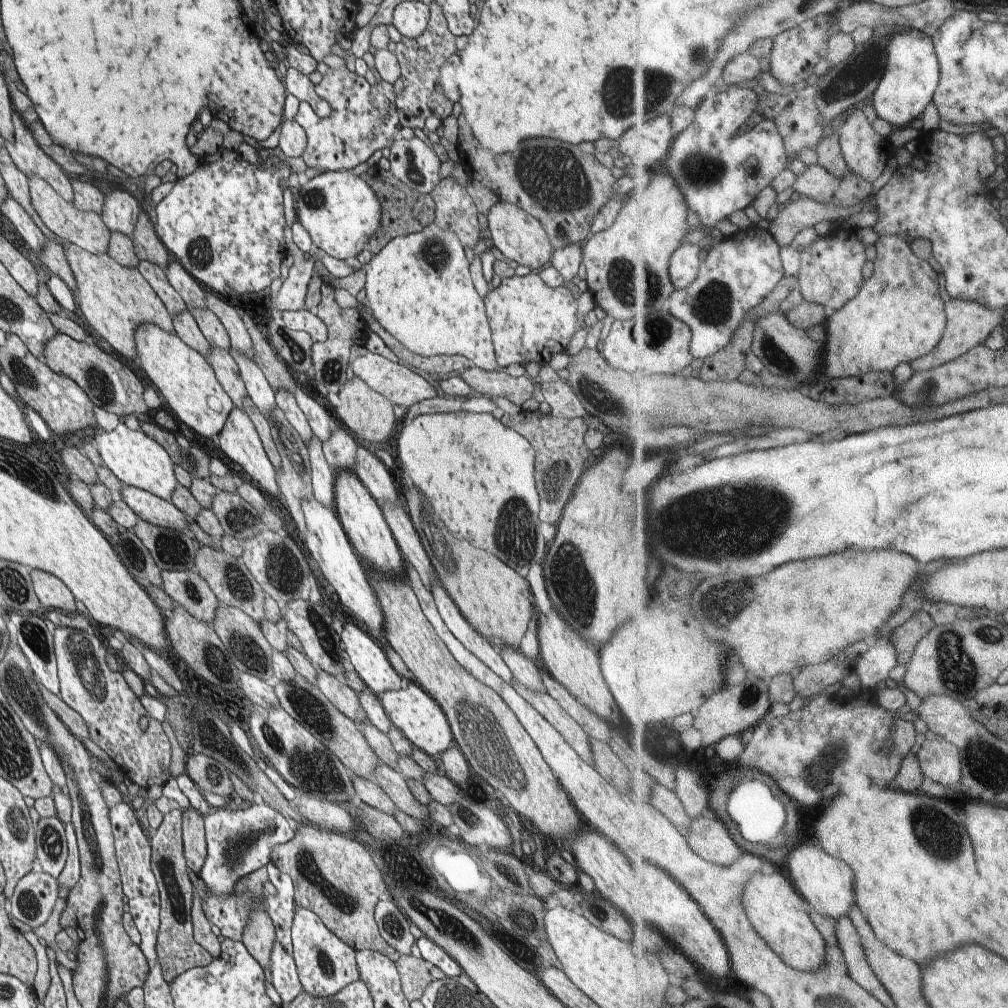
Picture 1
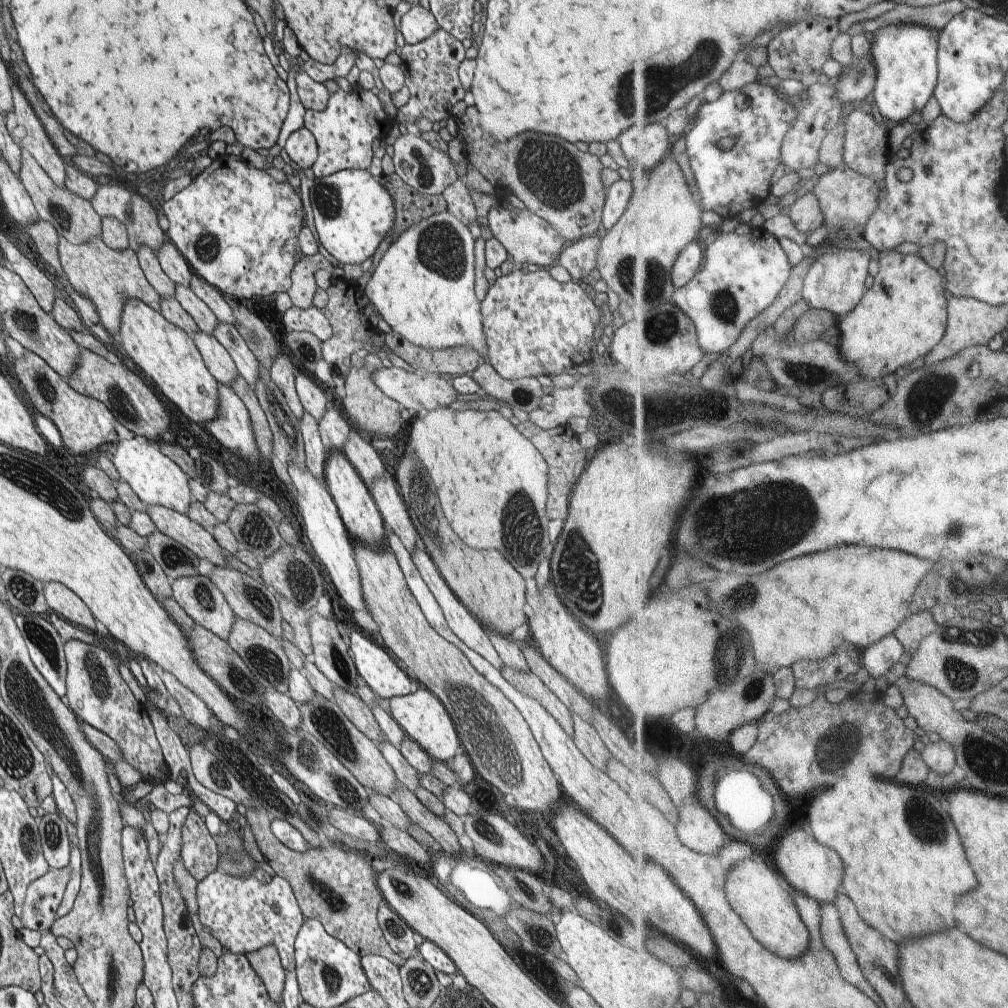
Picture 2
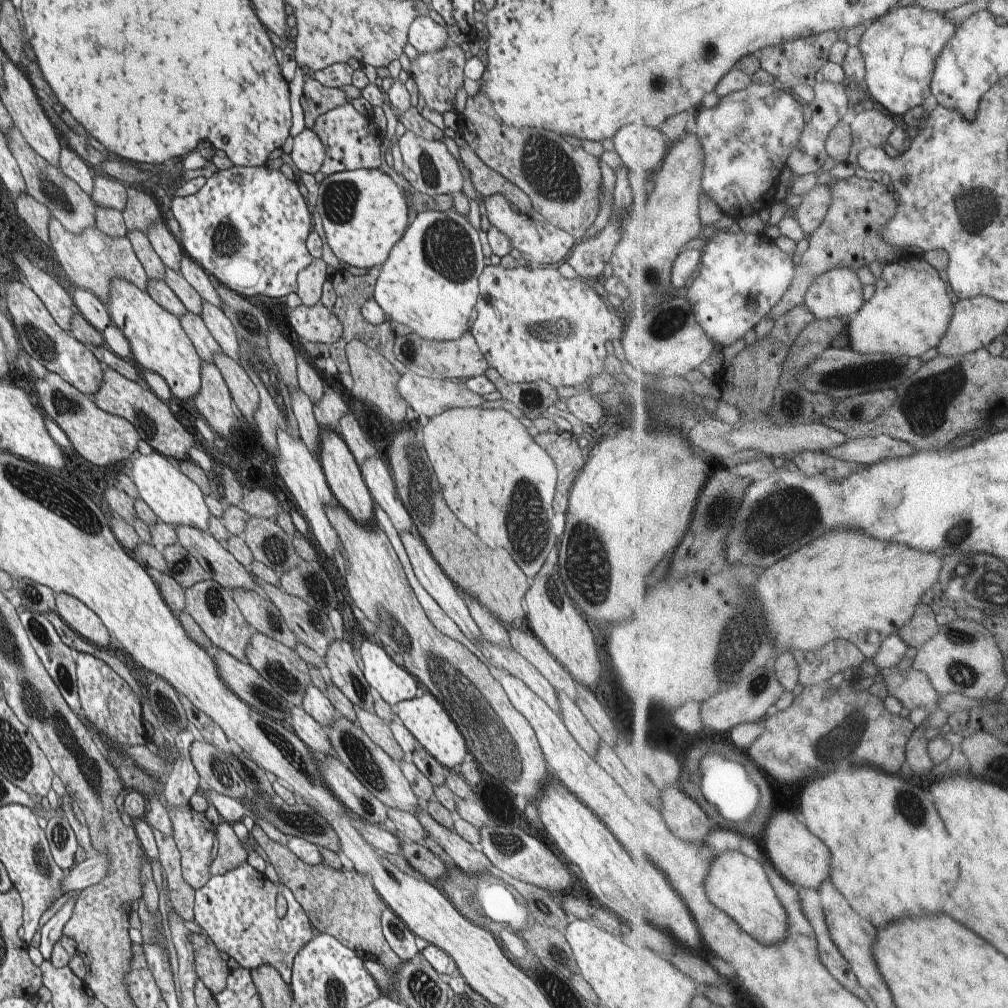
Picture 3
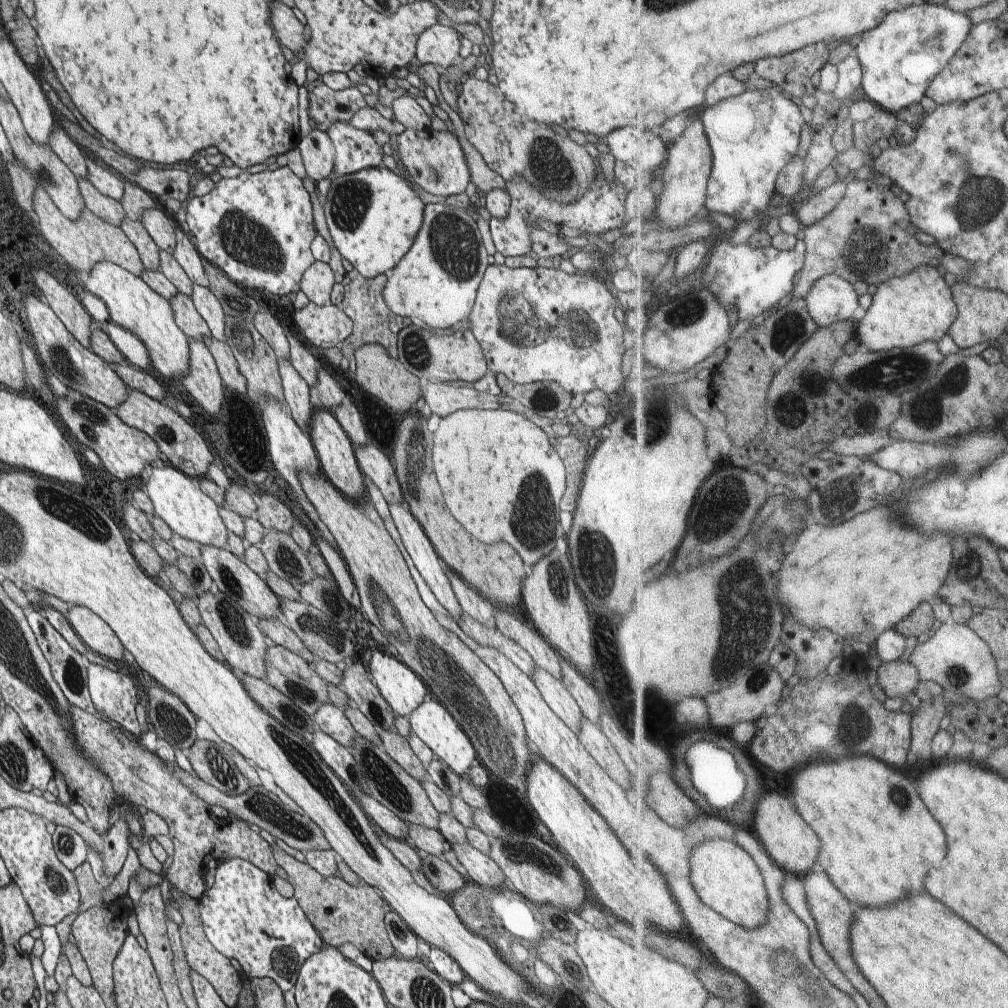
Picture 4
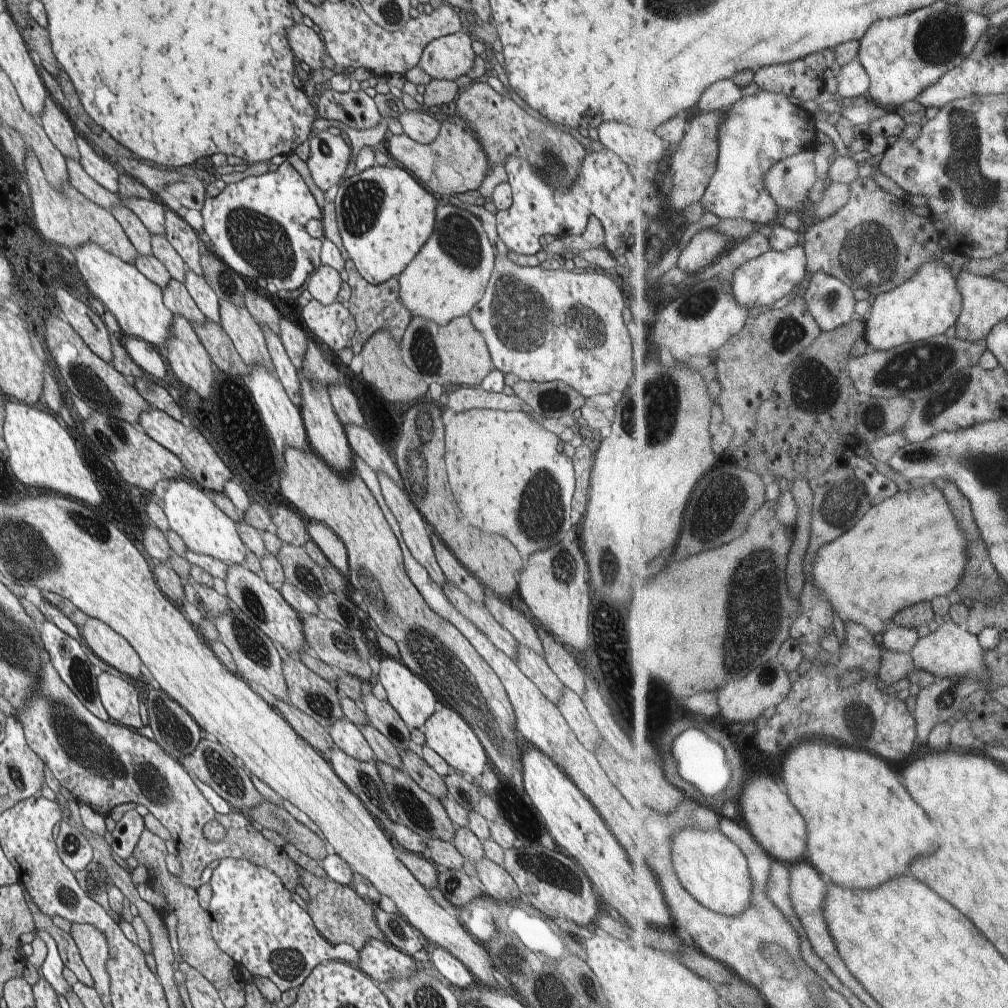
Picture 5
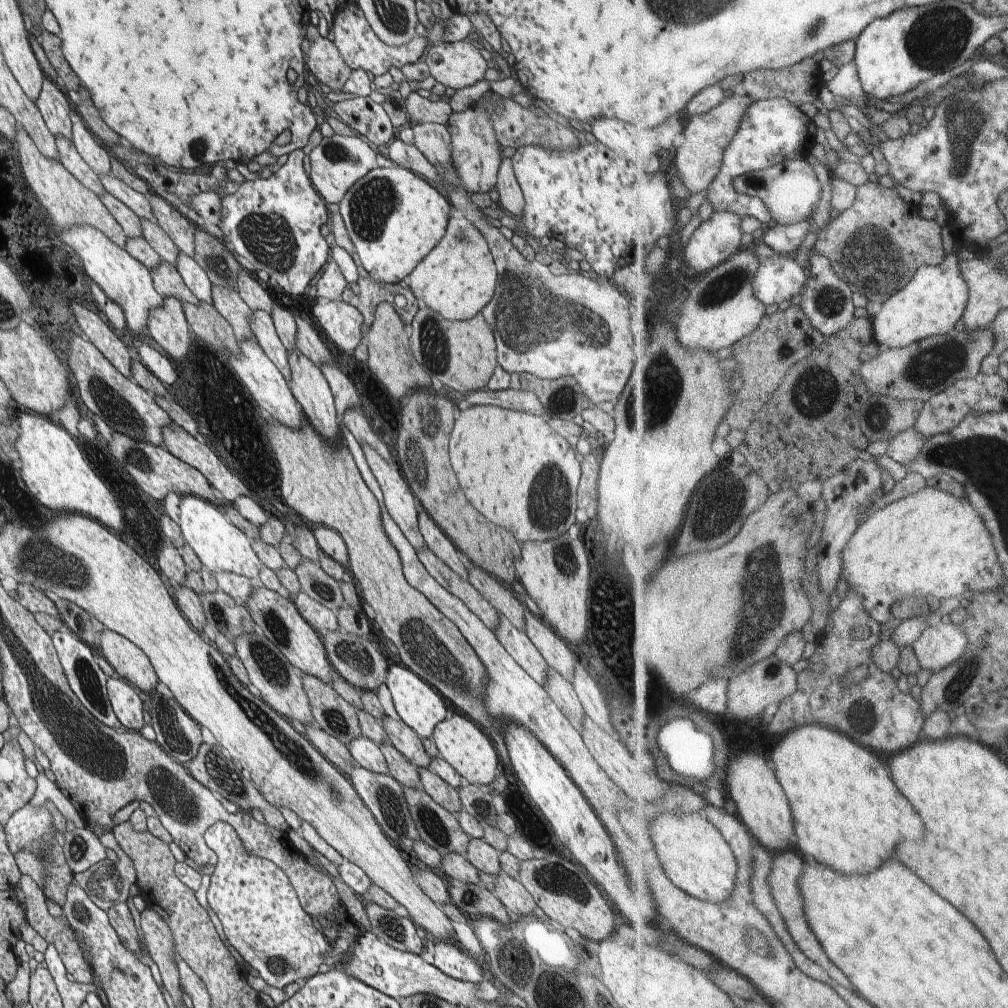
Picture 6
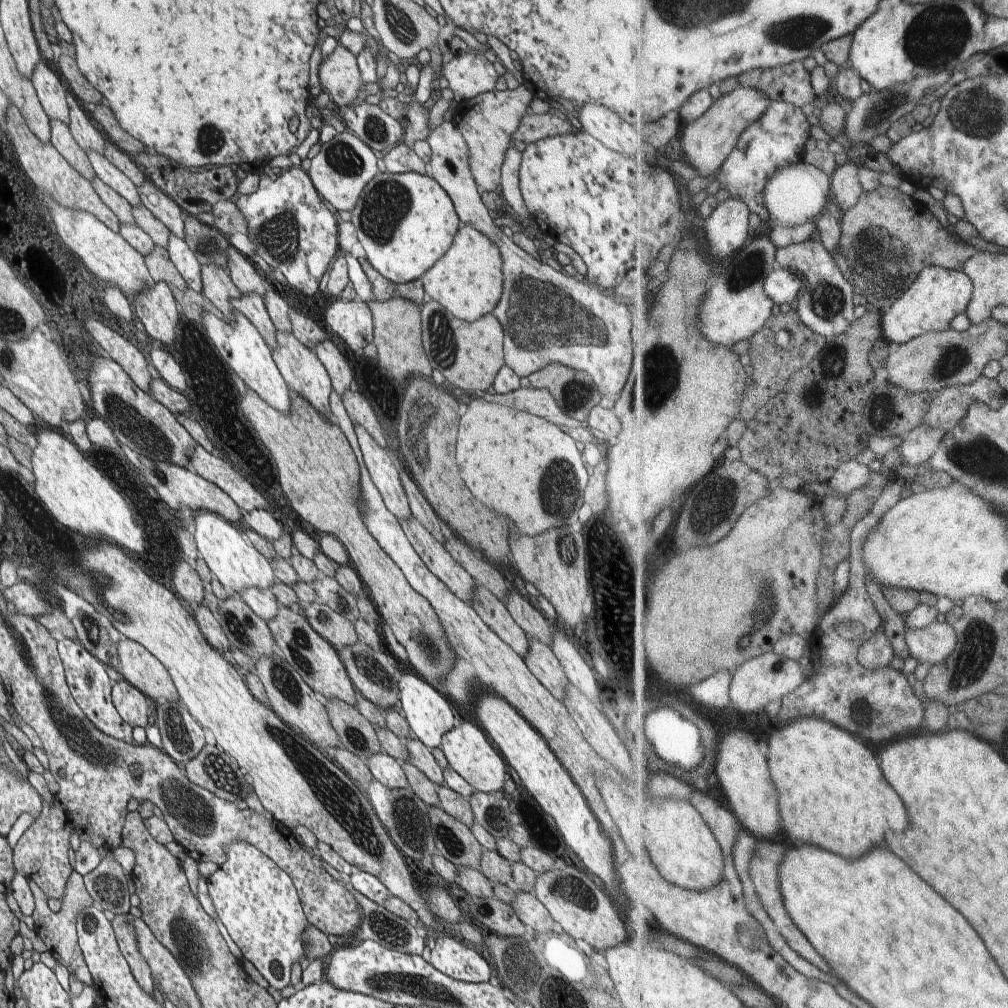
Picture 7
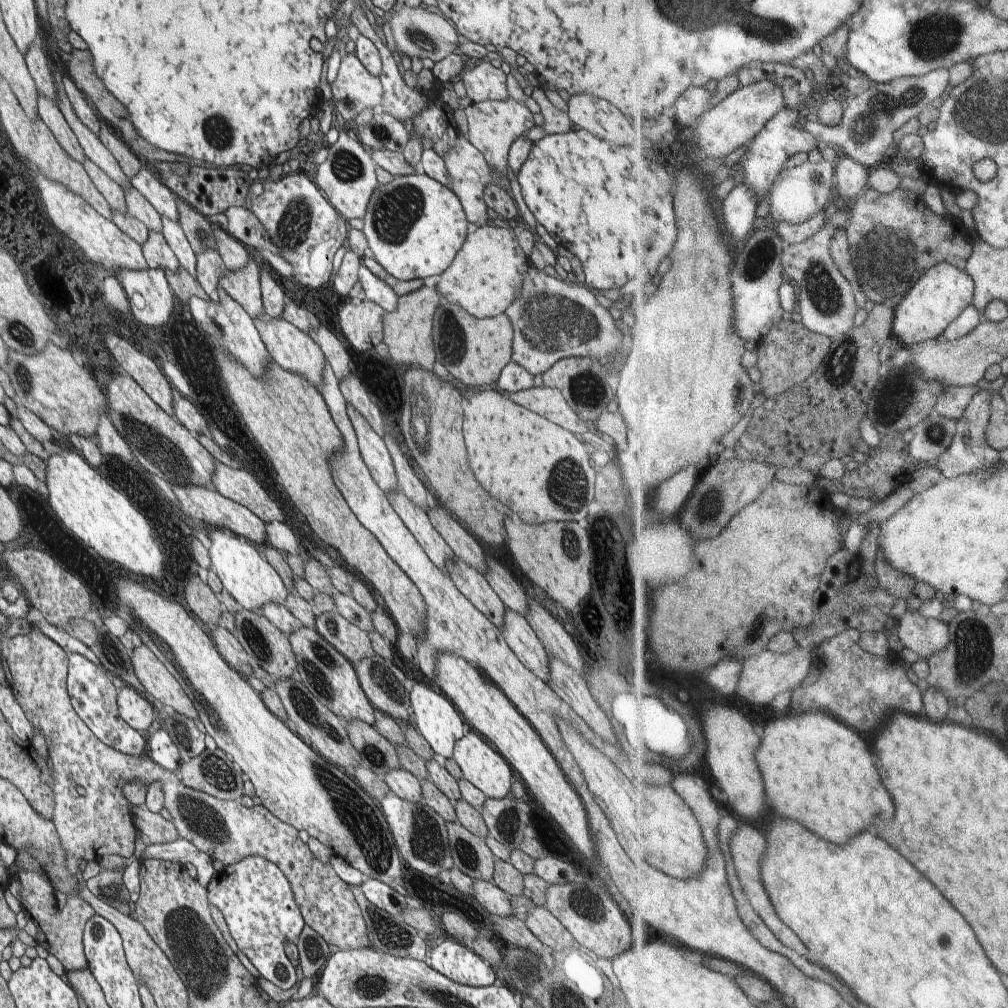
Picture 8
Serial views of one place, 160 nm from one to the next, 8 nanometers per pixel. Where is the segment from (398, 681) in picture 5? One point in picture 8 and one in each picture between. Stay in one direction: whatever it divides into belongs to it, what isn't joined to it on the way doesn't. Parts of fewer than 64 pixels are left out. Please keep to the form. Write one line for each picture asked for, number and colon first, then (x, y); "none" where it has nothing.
6: (418, 705)
7: (430, 714)
8: (438, 720)

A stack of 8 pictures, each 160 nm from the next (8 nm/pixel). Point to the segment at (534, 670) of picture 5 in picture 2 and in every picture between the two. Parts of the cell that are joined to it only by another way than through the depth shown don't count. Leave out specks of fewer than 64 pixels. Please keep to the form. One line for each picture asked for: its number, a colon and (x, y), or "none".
2: (586, 738)
3: (571, 716)
4: (556, 695)

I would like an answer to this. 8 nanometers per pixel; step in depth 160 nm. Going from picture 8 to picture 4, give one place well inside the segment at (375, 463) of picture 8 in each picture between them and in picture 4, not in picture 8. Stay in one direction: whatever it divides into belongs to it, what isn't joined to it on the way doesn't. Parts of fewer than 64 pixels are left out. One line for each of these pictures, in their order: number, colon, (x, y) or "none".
4: (422, 553)
5: (414, 531)
6: (400, 502)
7: (382, 466)

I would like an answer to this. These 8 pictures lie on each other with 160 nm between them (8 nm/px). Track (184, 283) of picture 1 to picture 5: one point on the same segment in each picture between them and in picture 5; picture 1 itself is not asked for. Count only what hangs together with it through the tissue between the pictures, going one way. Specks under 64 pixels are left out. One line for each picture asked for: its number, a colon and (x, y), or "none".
2: (174, 265)
3: (164, 243)
4: (162, 230)
5: (152, 213)

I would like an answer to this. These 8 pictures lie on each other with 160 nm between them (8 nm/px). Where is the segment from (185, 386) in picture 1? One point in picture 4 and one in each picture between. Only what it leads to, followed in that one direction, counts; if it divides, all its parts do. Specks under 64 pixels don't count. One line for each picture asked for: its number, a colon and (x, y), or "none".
2: (165, 353)
3: (158, 342)
4: (132, 305)

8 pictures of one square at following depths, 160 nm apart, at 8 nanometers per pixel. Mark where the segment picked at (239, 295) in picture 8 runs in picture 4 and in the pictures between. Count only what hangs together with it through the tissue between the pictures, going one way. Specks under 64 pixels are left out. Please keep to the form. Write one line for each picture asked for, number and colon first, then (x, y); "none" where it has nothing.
4: (296, 391)
5: (288, 375)
6: (261, 322)
7: (252, 305)

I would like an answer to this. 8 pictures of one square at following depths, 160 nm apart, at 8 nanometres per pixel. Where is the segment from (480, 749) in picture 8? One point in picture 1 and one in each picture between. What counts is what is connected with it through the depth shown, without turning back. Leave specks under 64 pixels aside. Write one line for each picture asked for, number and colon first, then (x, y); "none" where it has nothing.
1: (421, 719)
2: (421, 715)
3: (425, 717)
4: (432, 723)
5: (447, 734)
6: (459, 741)
7: (467, 749)

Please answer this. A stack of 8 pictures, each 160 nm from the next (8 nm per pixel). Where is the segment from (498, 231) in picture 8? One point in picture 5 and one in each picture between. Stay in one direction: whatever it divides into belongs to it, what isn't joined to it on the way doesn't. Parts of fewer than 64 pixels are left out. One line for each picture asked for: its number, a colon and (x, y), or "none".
5: (448, 277)
6: (458, 277)
7: (468, 280)

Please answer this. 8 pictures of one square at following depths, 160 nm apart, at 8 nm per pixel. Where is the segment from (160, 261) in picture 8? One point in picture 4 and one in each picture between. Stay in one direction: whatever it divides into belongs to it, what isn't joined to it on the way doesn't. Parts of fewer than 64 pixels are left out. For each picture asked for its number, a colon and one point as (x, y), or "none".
4: (186, 317)
5: (176, 298)
6: (167, 281)
7: (161, 268)

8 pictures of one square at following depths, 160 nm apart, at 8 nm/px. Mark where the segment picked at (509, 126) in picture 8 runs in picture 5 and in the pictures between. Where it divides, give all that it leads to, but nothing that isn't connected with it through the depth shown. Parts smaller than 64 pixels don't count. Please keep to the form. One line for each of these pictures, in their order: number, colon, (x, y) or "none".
5: (455, 163)
6: (476, 153)
7: (487, 122)

